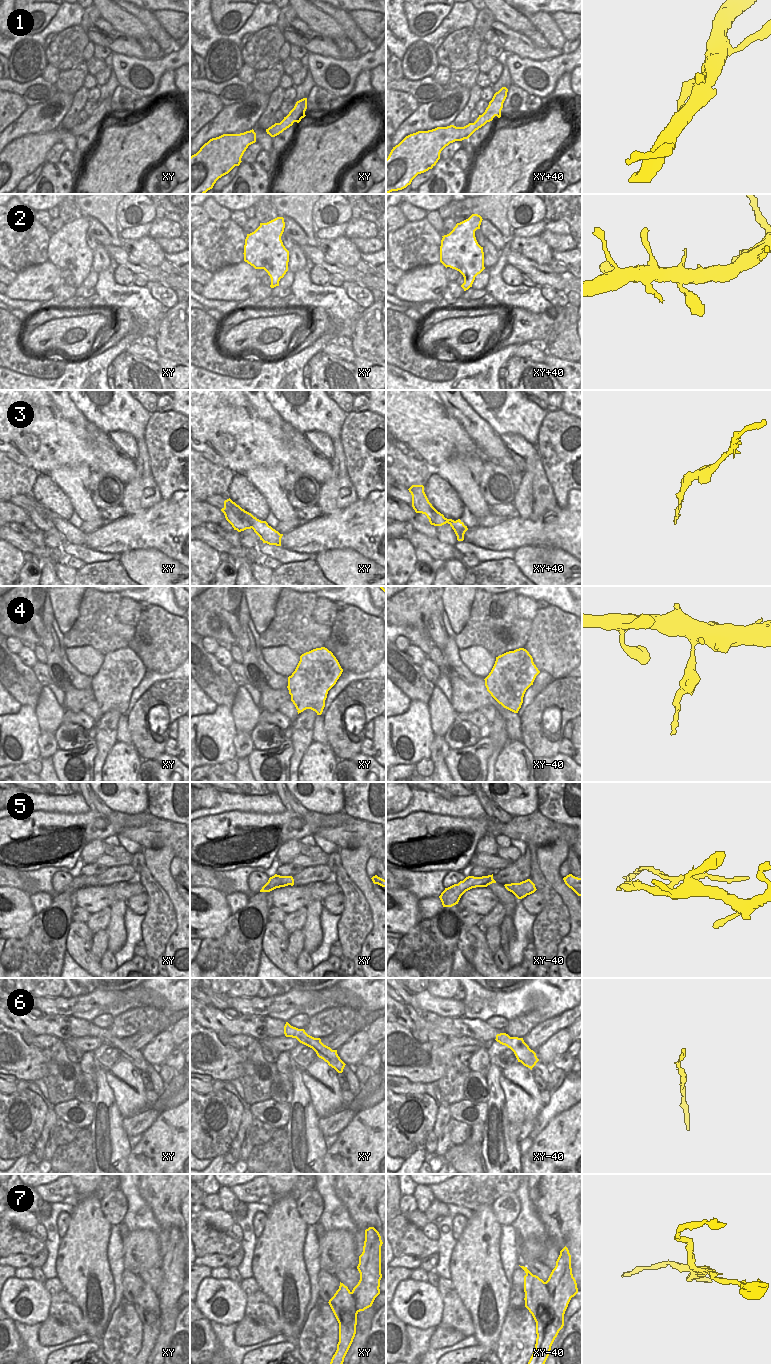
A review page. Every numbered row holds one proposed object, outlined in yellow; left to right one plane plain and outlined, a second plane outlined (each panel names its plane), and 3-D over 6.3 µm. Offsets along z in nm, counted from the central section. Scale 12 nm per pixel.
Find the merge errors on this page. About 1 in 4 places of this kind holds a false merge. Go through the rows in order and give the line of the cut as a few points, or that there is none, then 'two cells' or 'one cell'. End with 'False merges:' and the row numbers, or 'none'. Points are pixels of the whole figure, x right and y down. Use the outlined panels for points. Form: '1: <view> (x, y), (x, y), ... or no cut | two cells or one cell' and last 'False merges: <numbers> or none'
1: no cut | one cell
2: no cut | one cell
3: xy (225, 500), (232, 512), (251, 527) | two cells
4: xy (291, 696), (297, 702), (298, 709) | two cells
5: xy (284, 876), (272, 877) | two cells
6: no cut | one cell
7: xy-40 (545, 1282), (548, 1294), (535, 1309), (547, 1324), (538, 1363) | two cells
False merges: 3, 4, 5, 7

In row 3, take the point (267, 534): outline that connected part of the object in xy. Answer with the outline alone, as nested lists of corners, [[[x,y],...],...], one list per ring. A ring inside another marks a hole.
[[[232,500],[227,503],[225,501],[224,507],[227,505],[233,510],[232,513],[241,521],[248,522],[254,532],[260,537],[260,540],[263,541],[263,543],[281,546],[281,538],[283,534],[280,534],[278,531],[269,526],[266,521],[261,521],[254,517],[251,513],[242,509]]]

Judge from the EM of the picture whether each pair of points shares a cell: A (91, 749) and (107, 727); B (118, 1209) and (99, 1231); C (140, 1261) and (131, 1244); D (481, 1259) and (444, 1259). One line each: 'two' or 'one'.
A: two
B: two
C: one
D: two

